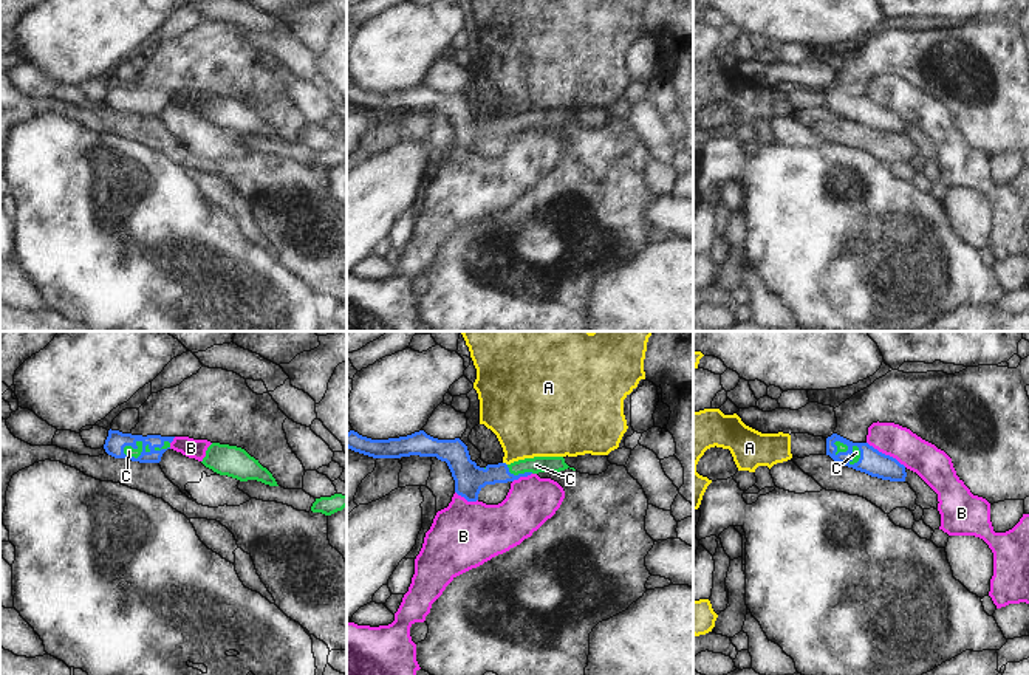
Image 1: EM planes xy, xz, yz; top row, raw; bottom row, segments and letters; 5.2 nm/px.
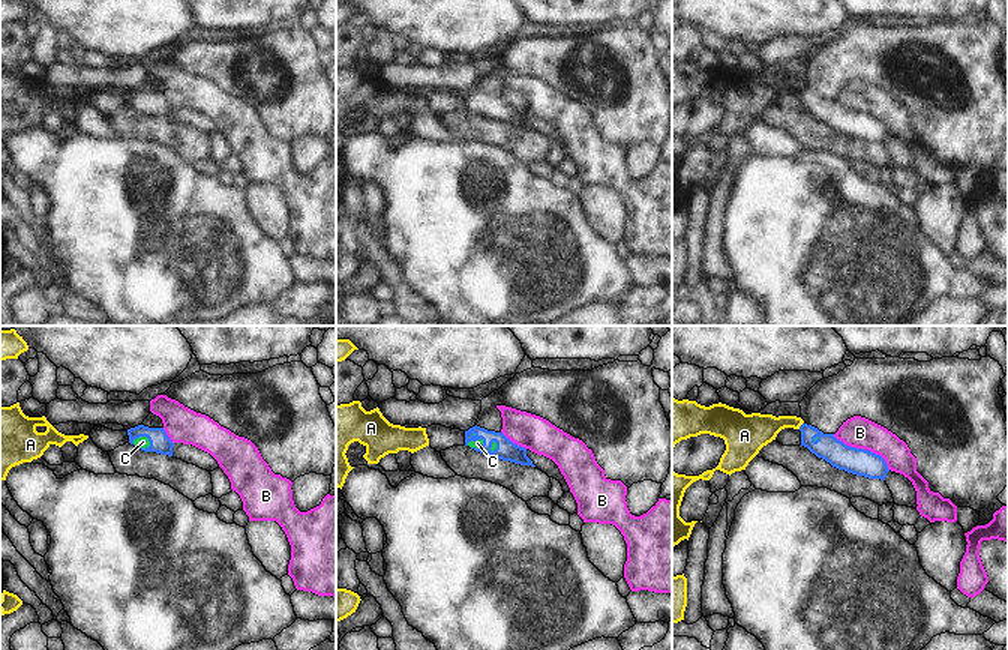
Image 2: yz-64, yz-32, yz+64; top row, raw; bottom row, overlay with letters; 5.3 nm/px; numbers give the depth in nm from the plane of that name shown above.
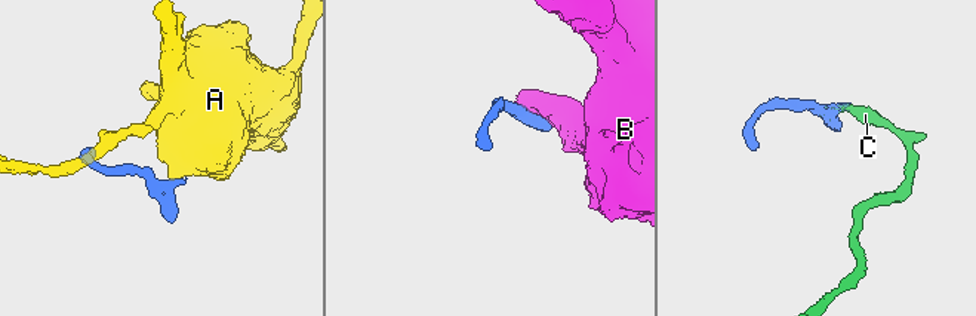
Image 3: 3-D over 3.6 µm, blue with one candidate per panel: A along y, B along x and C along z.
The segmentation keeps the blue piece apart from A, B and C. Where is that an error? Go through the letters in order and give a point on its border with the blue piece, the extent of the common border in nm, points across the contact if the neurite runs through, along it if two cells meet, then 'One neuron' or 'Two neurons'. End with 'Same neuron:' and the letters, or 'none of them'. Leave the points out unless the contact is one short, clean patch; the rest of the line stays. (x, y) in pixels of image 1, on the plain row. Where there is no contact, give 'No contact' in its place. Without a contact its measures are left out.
A: Touches blue at xz (505, 116). Shared border 30 nm. Boundary: xz (503, 115), (506, 118). Two neurons
B: Touches blue at yz (887, 109). Shared border 240 nm. Two neurons
C: Touches blue at xy (138, 110). Shared border 150 nm. Path across: xy (115, 96), (127, 109), (138, 110), (129, 104). One neuron
Same neuron: C

